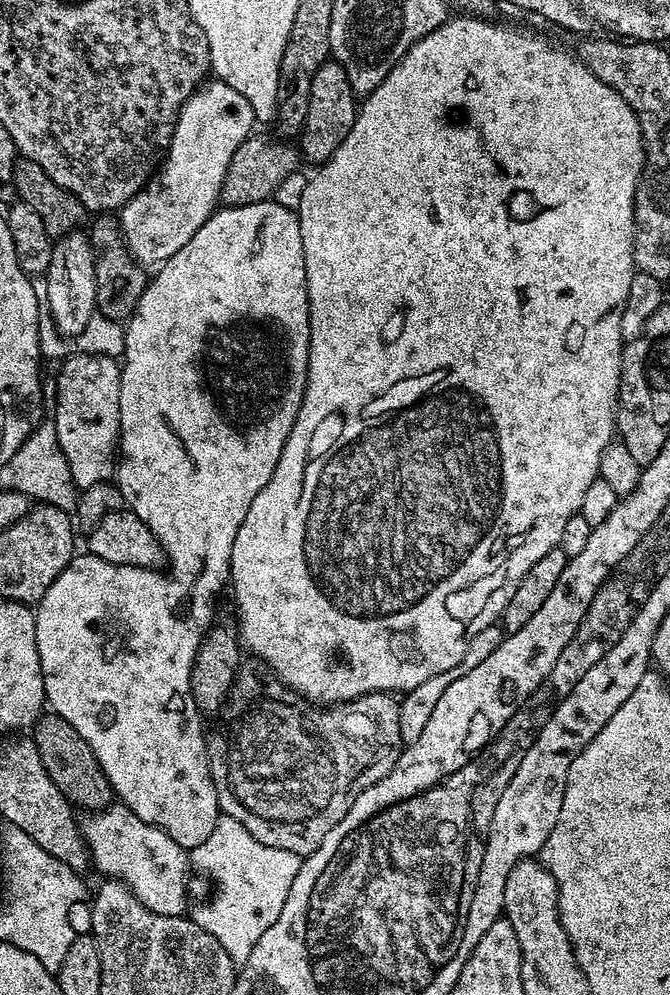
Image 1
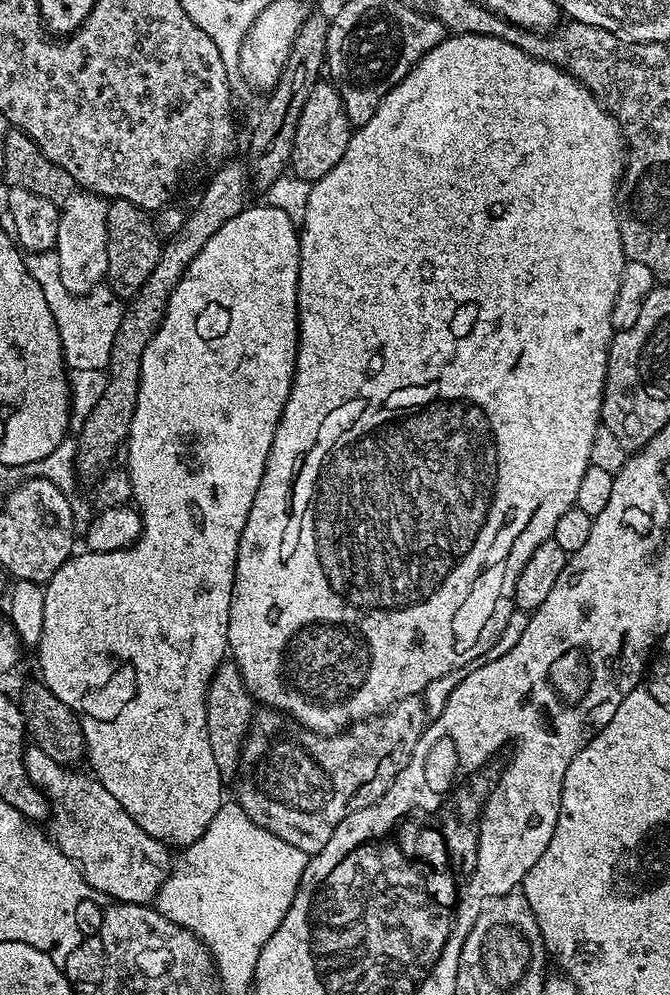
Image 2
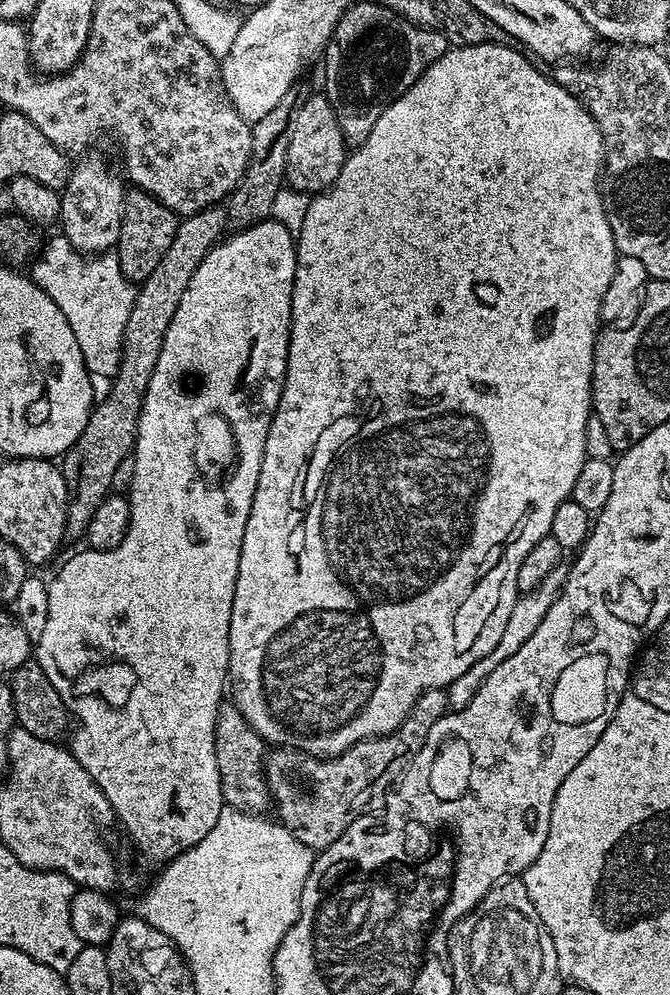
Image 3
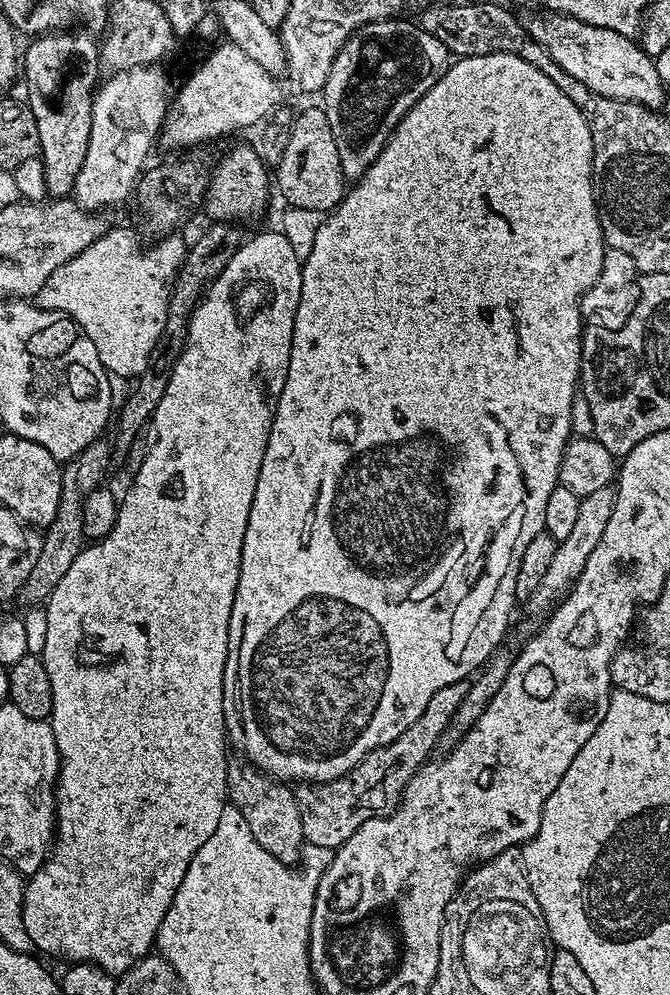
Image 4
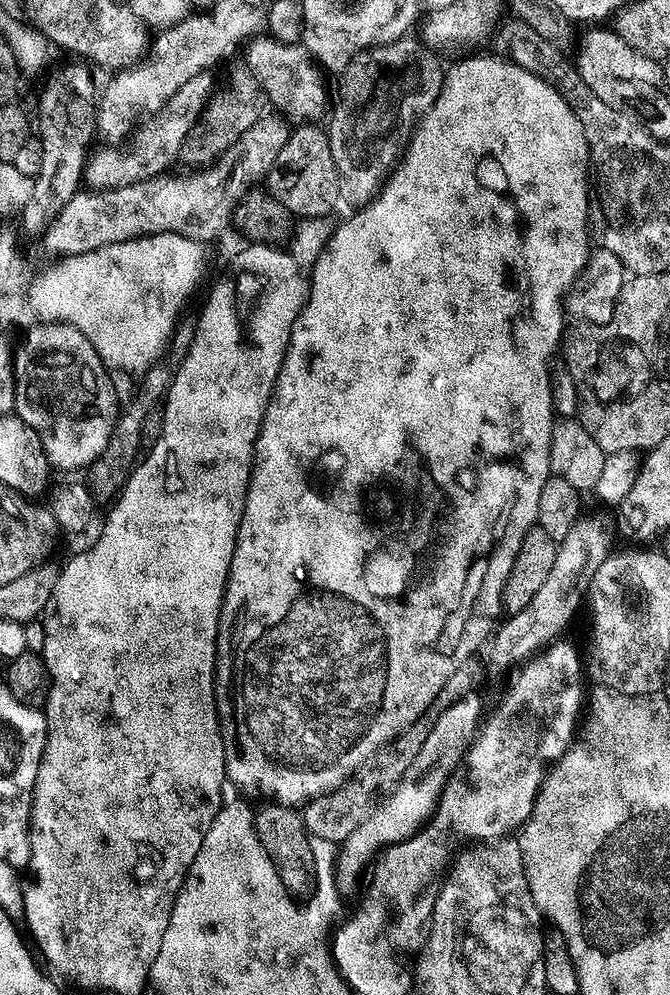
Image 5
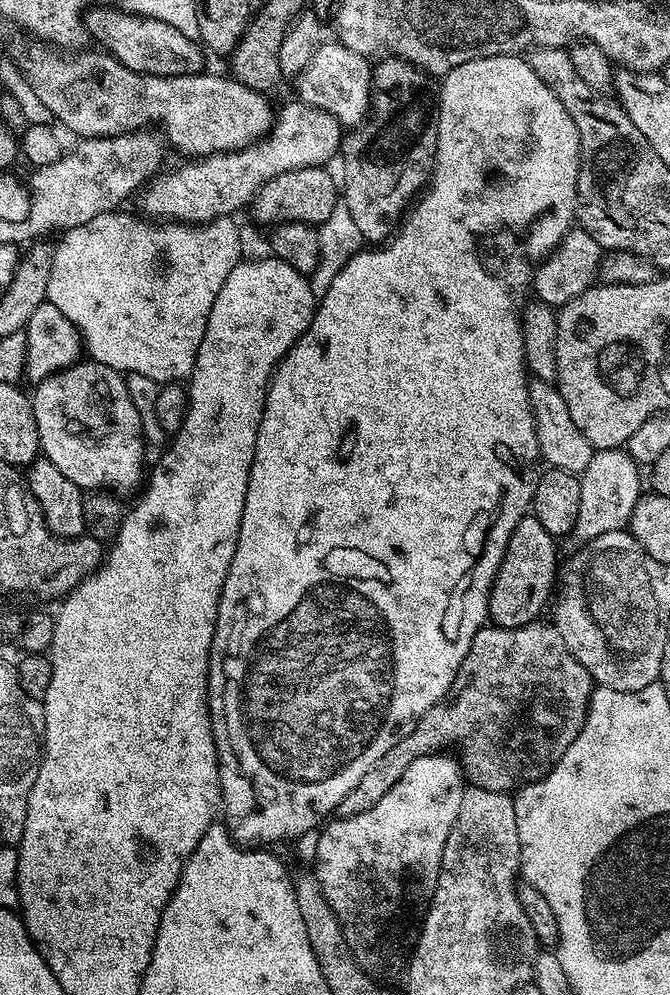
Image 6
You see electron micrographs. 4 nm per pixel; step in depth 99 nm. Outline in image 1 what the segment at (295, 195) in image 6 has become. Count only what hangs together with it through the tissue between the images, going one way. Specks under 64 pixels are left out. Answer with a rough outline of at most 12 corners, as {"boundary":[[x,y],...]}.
{"boundary":[[326,62],[310,82],[298,151],[325,164],[354,126],[358,97]]}

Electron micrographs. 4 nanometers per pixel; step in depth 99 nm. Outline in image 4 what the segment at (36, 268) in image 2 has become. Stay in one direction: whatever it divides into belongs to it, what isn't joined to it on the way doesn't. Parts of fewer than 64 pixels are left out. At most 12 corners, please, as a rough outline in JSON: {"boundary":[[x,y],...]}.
{"boundary":[[115,228],[38,304],[98,352],[152,352],[186,243]]}

